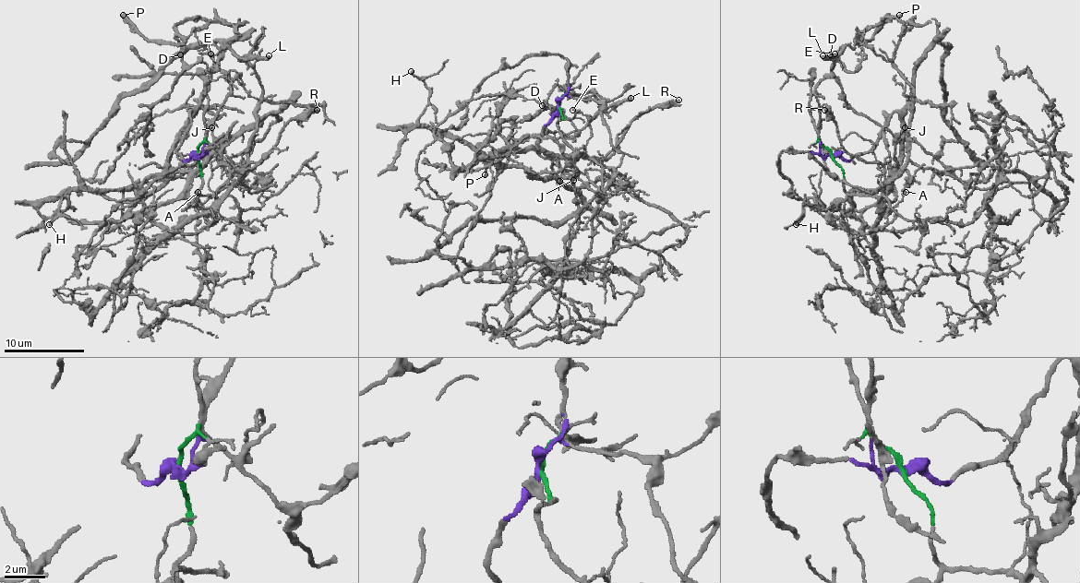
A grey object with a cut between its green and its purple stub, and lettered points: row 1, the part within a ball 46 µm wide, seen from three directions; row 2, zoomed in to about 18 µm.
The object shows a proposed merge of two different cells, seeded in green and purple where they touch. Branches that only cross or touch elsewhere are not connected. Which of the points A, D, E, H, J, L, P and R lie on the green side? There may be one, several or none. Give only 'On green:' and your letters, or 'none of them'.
On green: A, R

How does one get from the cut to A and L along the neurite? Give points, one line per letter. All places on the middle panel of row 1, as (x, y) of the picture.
A: (558, 107), (565, 119), (558, 125), (560, 137), (577, 155), (565, 167), (558, 181)
L: (558, 107), (539, 145), (582, 205), (435, 251), (519, 121), (570, 139), (631, 97)

